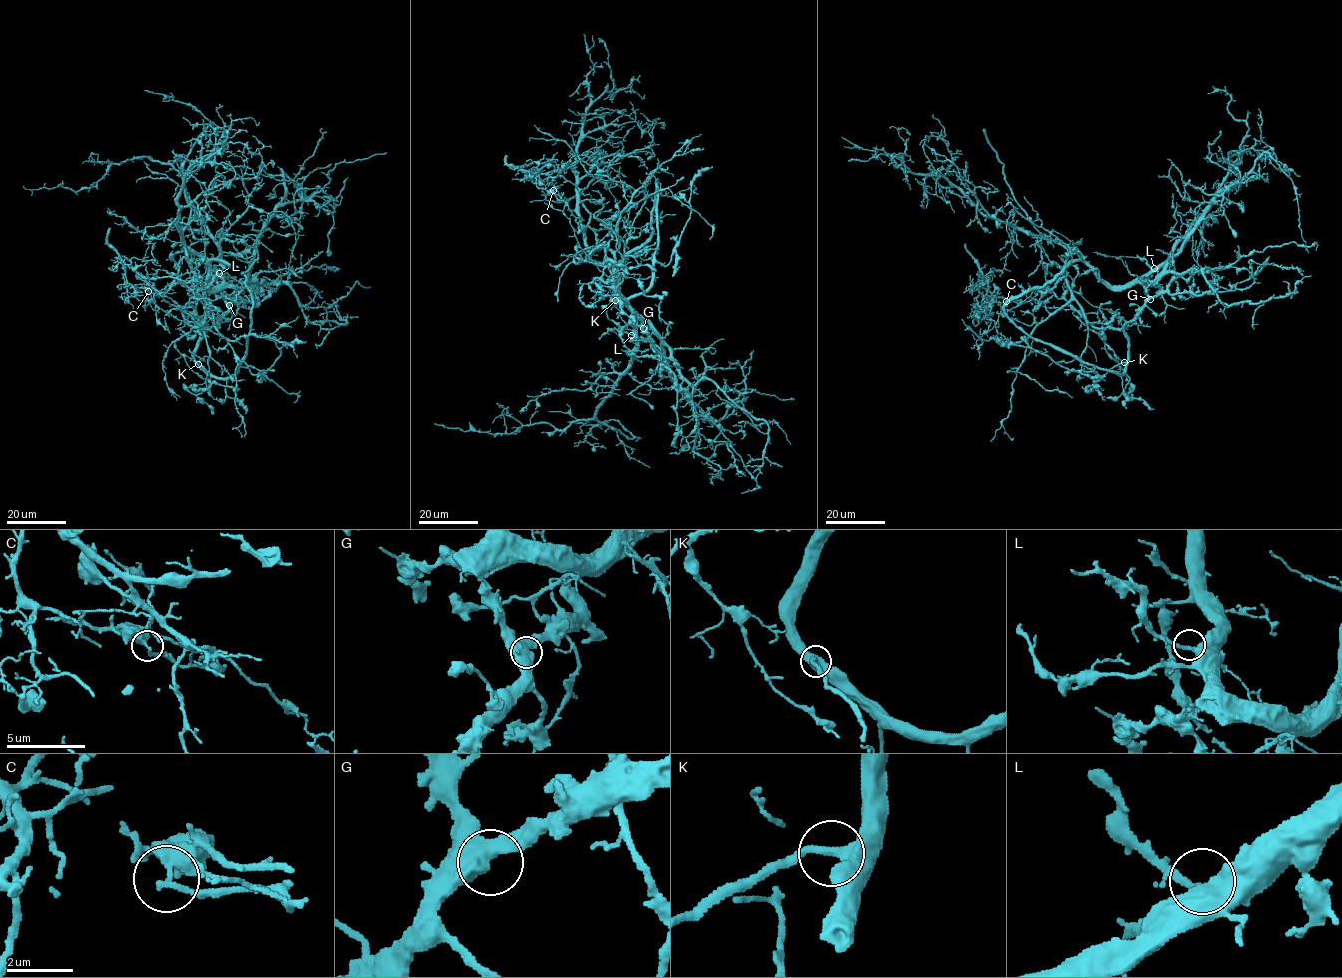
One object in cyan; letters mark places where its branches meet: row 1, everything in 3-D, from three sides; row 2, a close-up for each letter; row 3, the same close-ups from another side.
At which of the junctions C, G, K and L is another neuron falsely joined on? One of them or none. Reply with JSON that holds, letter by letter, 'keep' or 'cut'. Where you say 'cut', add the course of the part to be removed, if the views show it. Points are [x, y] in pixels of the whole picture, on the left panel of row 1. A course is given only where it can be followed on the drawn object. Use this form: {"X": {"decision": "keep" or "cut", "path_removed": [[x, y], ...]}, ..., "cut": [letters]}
{"C": {"decision": "cut", "path_removed": [[149, 291], [128, 284], [126, 266], [146, 278], [179, 279], [196, 299], [235, 300], [241, 290], [237, 284]]}, "G": {"decision": "keep"}, "K": {"decision": "keep"}, "L": {"decision": "keep"}, "cut": ["C"]}

